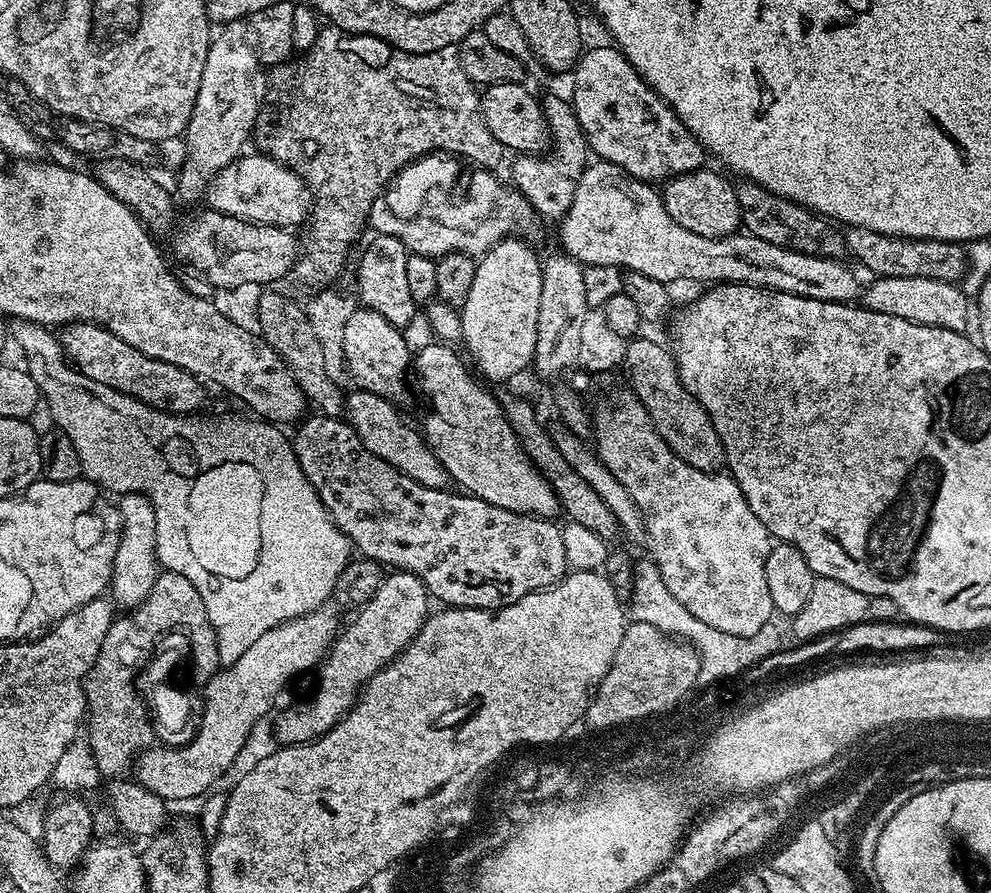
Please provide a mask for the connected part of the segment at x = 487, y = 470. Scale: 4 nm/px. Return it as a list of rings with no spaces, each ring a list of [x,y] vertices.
[[[433,343],[426,345],[421,352],[415,353],[414,384],[415,387],[416,384],[420,387],[420,392],[424,395],[424,404],[428,407],[428,413],[424,416],[422,435],[432,453],[438,458],[438,462],[442,462],[449,477],[455,483],[457,480],[465,493],[515,512],[528,512],[531,516],[555,517],[557,515],[555,512],[559,513],[562,507],[552,488],[552,482],[543,476],[531,458],[523,452],[523,446],[504,415],[500,401],[492,392],[490,394],[483,388],[485,385],[475,375],[472,377],[464,369],[464,364],[451,343]]]

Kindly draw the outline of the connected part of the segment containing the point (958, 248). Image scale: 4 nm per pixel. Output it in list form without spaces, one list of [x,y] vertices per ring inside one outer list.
[[[848,228],[844,232],[844,243],[847,251],[851,255],[853,252],[876,278],[934,278],[954,284],[964,279],[968,269],[968,254],[962,244],[941,240],[910,240],[907,236],[887,236],[865,228]]]

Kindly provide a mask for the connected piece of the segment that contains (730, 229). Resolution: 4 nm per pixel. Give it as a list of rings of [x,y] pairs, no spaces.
[[[705,166],[696,172],[673,176],[662,188],[664,205],[670,218],[674,218],[678,226],[686,226],[686,230],[693,234],[702,234],[702,238],[731,236],[742,224],[736,184],[728,181],[729,177],[723,171],[711,172],[710,168]]]

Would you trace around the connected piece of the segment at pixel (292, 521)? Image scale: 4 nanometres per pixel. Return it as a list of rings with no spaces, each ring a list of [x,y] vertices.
[[[12,318],[8,320],[8,335],[14,344],[16,340],[21,354],[28,359],[26,369],[40,389],[41,397],[46,402],[48,399],[48,412],[52,415],[53,420],[51,423],[63,430],[66,438],[70,438],[70,442],[74,442],[74,450],[78,450],[78,462],[83,479],[91,480],[93,484],[99,484],[101,488],[112,494],[142,492],[151,501],[154,506],[156,559],[159,567],[165,572],[182,574],[182,578],[186,578],[194,585],[194,590],[198,590],[198,594],[202,598],[202,606],[206,606],[206,614],[210,618],[212,627],[216,629],[216,645],[221,665],[227,666],[238,662],[238,658],[242,658],[242,654],[246,654],[246,650],[250,650],[250,646],[254,646],[254,642],[258,642],[258,638],[262,638],[262,634],[266,634],[268,630],[274,630],[279,624],[298,618],[302,614],[310,614],[315,608],[321,608],[333,599],[332,592],[334,596],[340,576],[353,559],[354,549],[348,543],[346,534],[342,534],[342,530],[338,530],[338,526],[332,520],[314,486],[302,472],[302,466],[292,449],[291,439],[287,435],[284,437],[279,432],[281,429],[275,423],[263,418],[247,420],[244,416],[172,415],[159,412],[154,408],[146,410],[146,404],[143,404],[142,401],[119,393],[118,390],[111,389],[110,386],[94,382],[86,374],[77,371],[75,363],[69,359],[64,348],[60,345],[59,335],[51,327],[35,324],[29,320]]]

